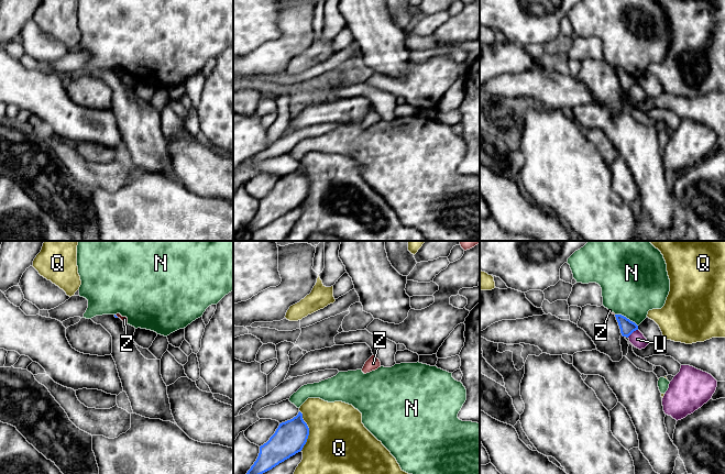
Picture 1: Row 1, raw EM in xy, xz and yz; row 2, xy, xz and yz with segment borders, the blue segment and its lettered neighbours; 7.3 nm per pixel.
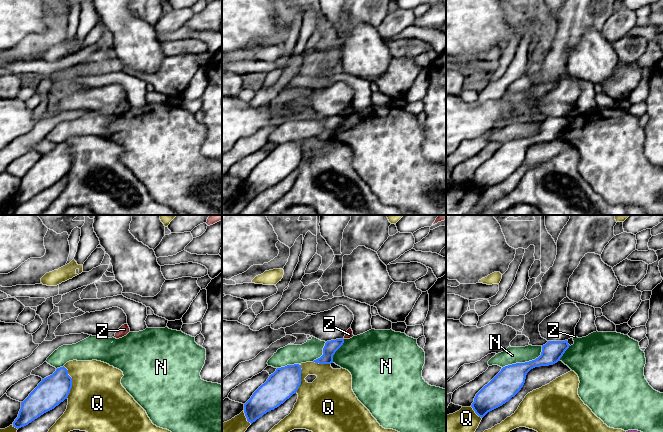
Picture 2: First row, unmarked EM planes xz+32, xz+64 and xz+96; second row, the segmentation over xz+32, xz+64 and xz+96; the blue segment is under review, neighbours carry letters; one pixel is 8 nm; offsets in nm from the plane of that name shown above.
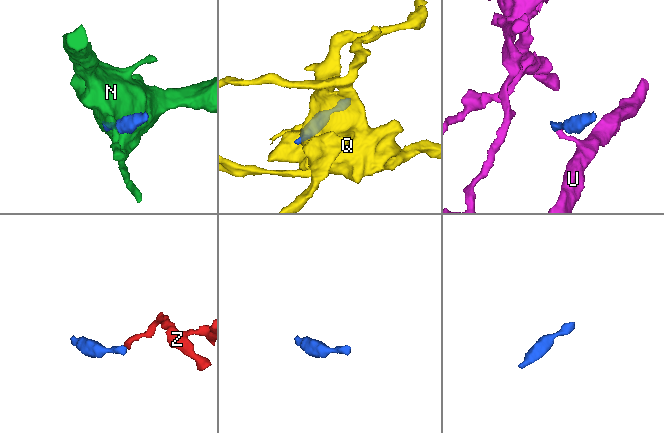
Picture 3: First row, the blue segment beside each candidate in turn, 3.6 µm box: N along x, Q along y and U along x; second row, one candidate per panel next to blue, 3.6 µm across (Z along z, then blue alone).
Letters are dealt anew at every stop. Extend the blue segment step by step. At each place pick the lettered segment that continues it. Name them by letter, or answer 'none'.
none

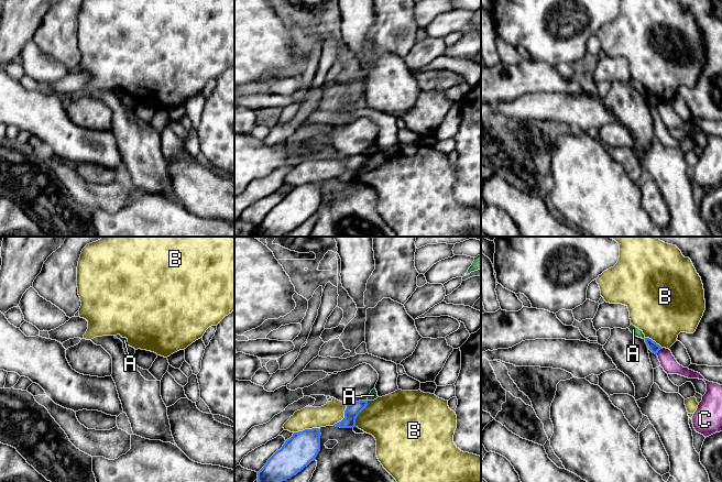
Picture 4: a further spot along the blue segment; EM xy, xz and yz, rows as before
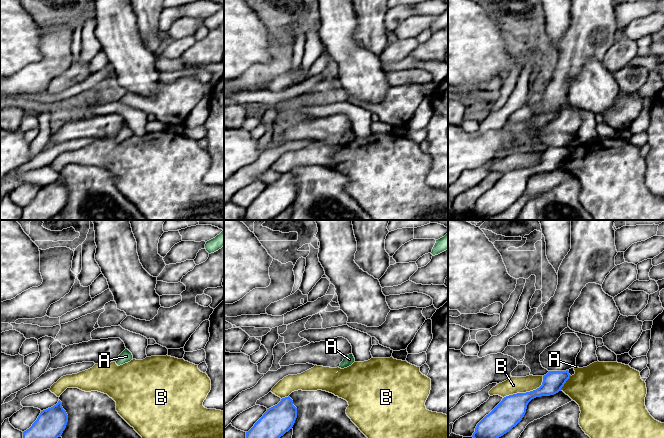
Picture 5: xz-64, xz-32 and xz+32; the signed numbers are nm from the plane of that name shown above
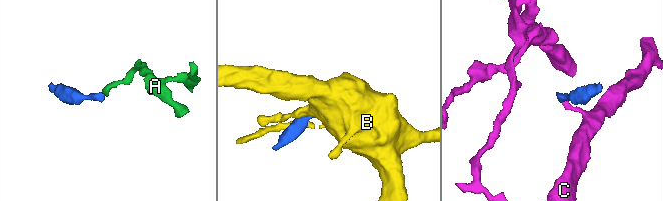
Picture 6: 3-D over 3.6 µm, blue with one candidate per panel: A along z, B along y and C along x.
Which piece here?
none

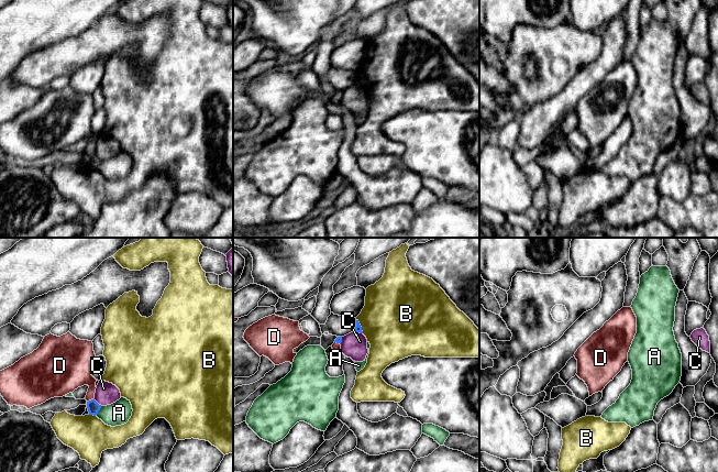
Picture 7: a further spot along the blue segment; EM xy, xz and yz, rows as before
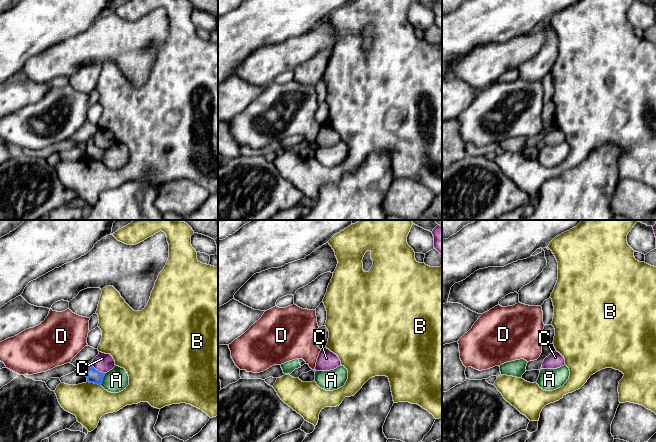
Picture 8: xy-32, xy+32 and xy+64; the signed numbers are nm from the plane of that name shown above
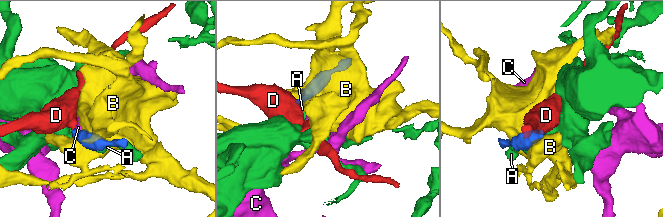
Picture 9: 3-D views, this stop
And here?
D

